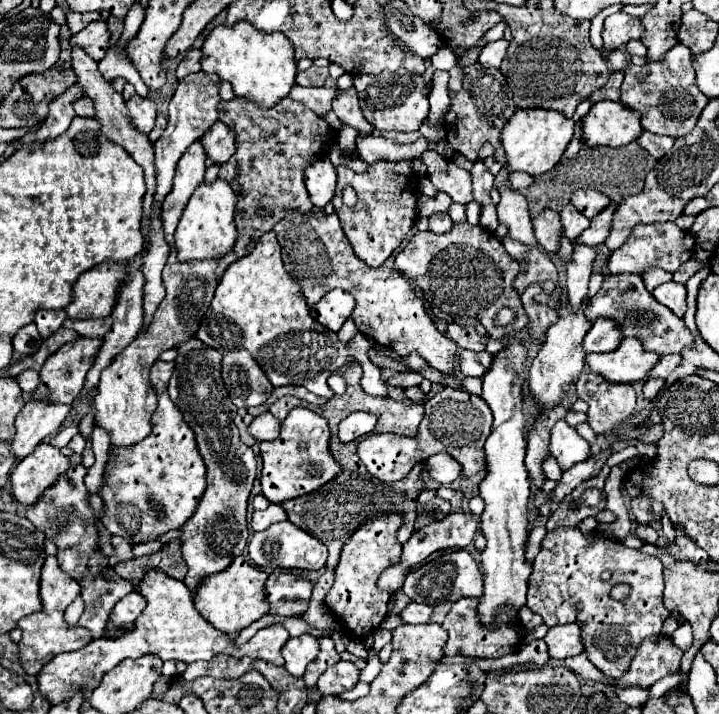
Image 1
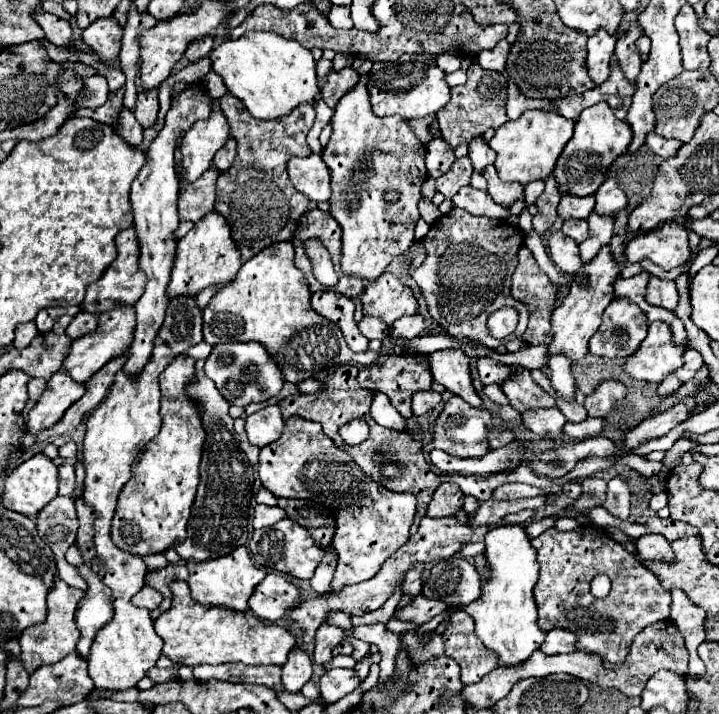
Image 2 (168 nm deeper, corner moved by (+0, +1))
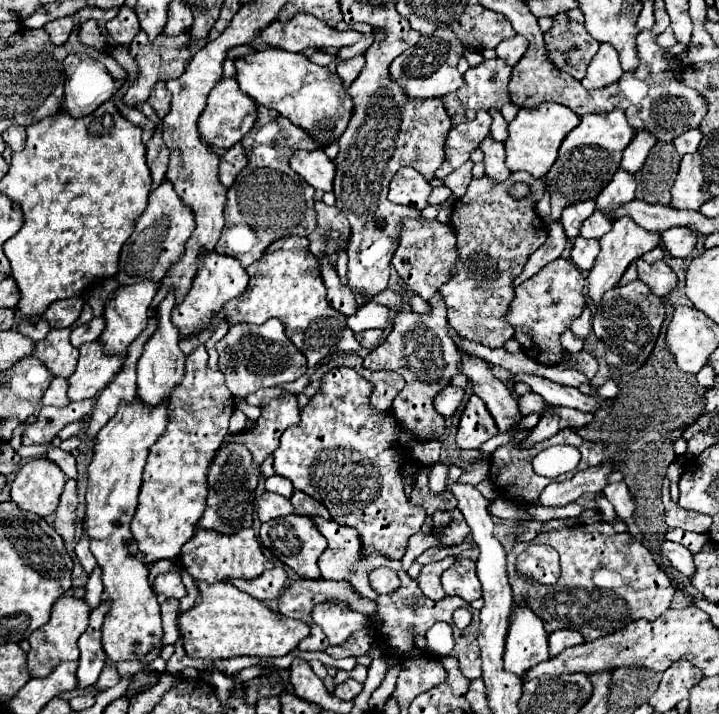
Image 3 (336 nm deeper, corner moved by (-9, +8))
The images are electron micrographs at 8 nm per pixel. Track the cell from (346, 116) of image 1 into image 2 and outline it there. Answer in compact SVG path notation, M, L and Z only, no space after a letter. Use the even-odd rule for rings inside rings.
M345 66L345 68L339 70L339 72L335 72L335 70L329 72L327 82L325 82L323 88L321 88L321 96L323 96L325 104L327 104L329 108L335 108L337 102L339 102L339 98L341 98L347 90L351 90L351 88L357 84L357 80L359 80L359 74L353 70L353 66Z

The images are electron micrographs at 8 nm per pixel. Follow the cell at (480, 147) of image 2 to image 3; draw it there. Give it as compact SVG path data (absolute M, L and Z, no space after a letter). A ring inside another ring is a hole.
M490 111L490 117L492 117L492 125L490 125L490 137L494 139L494 141L500 141L500 143L504 143L506 141L506 127L508 127L508 123L502 119L502 115L500 115L500 111Z

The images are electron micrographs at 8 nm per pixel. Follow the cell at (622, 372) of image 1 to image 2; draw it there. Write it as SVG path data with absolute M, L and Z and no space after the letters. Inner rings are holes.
M651 322L649 334L639 350L627 358L623 370L635 380L663 382L671 372L683 366L683 352L689 350L689 340L675 344L671 338L671 326L663 322Z

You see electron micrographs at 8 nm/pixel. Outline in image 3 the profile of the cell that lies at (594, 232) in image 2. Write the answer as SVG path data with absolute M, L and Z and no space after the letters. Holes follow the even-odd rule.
M618 169L614 179L600 191L596 205L604 215L612 215L612 211L634 199L634 191L636 191L634 175L628 175L626 171Z

